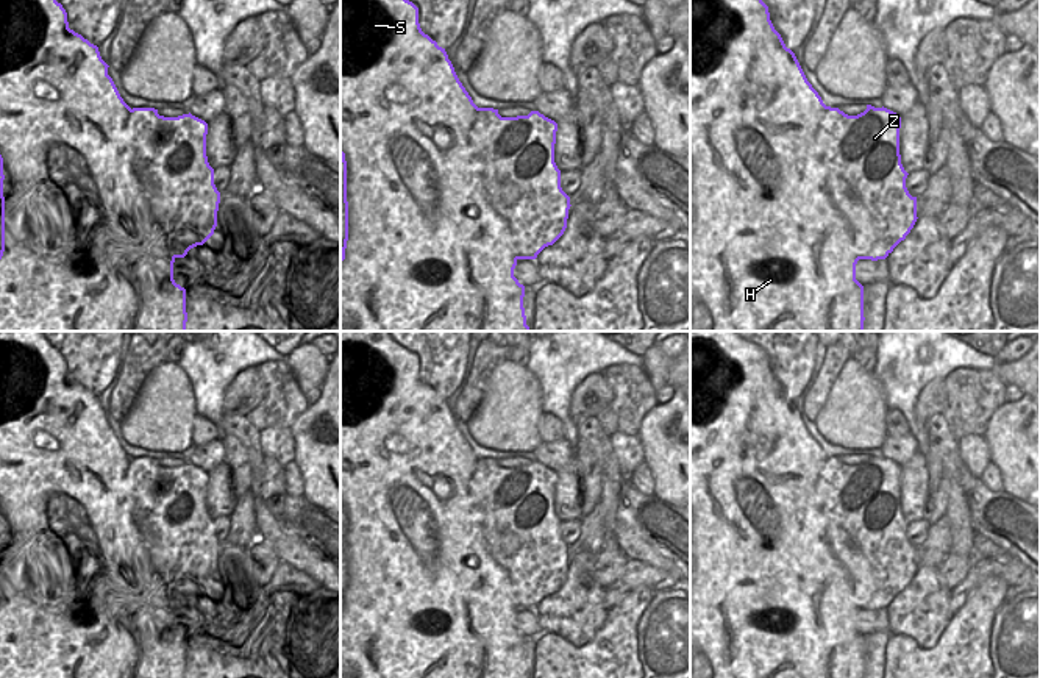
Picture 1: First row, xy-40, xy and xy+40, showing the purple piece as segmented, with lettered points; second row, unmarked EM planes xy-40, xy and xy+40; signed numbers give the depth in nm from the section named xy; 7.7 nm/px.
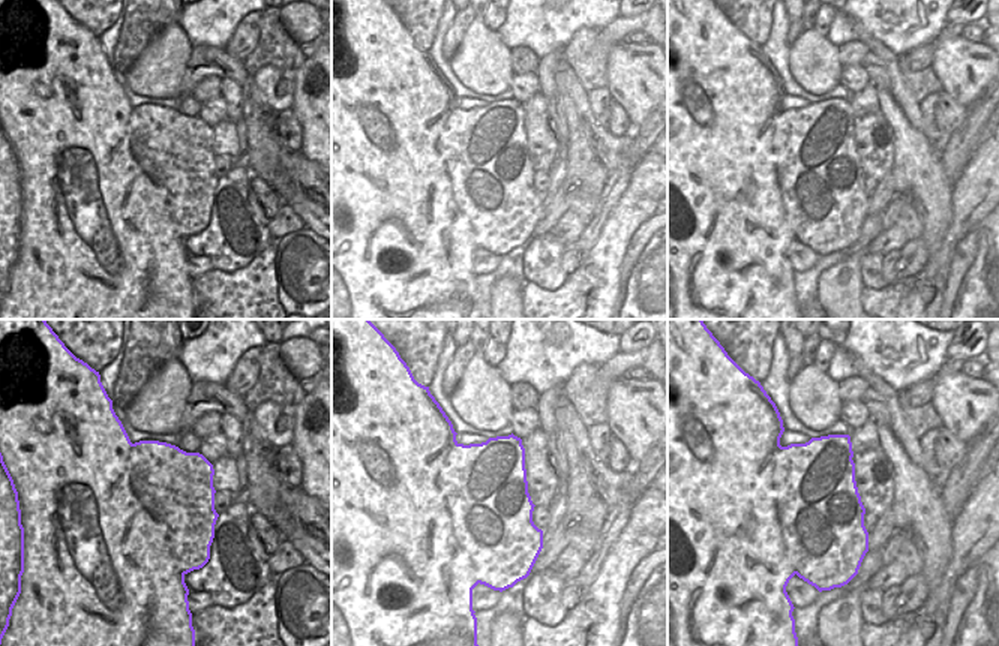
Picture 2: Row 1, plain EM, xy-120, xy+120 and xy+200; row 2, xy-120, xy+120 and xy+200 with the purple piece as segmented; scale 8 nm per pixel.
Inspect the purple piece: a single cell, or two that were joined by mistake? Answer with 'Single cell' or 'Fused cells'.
Fused cells.

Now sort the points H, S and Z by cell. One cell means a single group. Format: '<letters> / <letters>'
H S / Z

